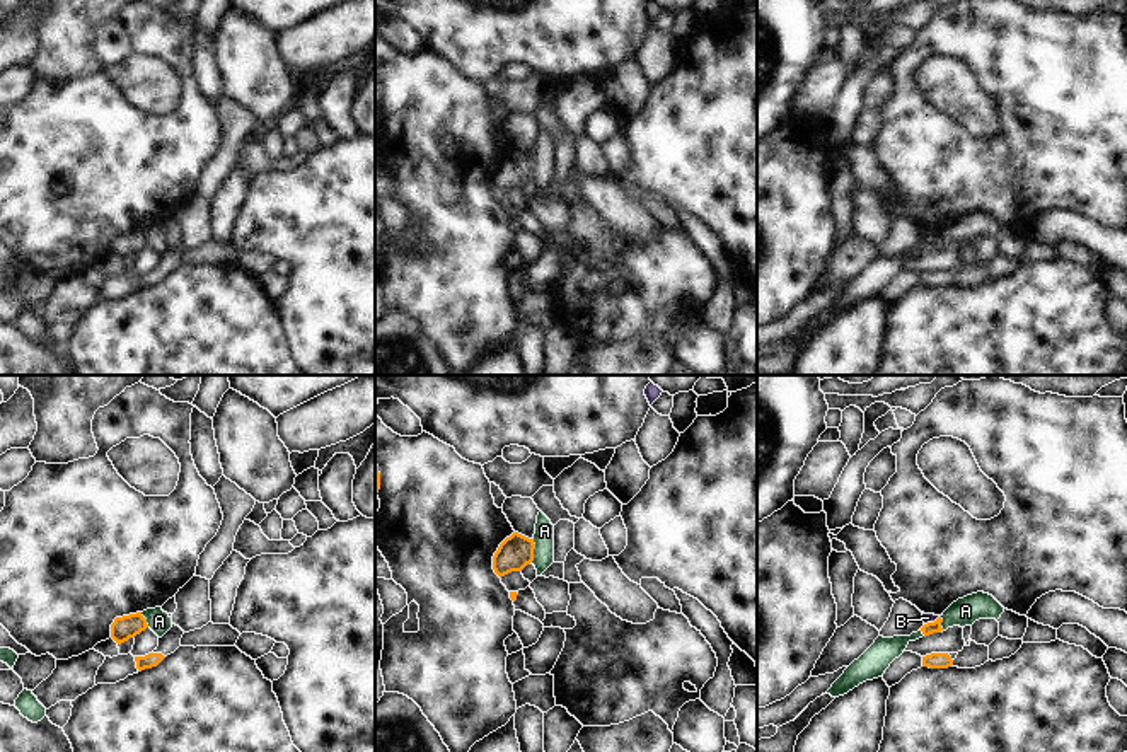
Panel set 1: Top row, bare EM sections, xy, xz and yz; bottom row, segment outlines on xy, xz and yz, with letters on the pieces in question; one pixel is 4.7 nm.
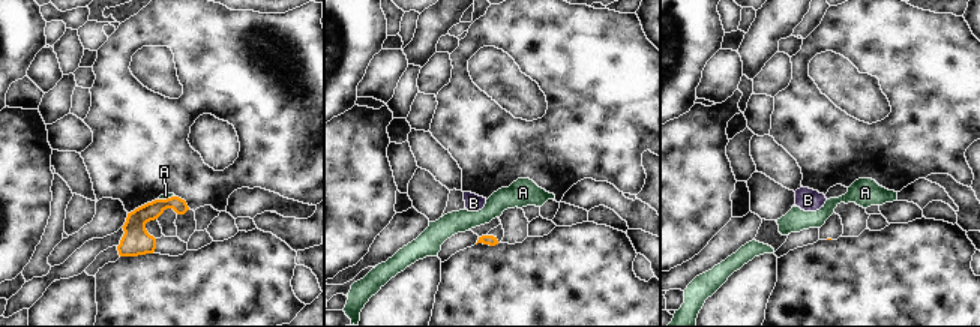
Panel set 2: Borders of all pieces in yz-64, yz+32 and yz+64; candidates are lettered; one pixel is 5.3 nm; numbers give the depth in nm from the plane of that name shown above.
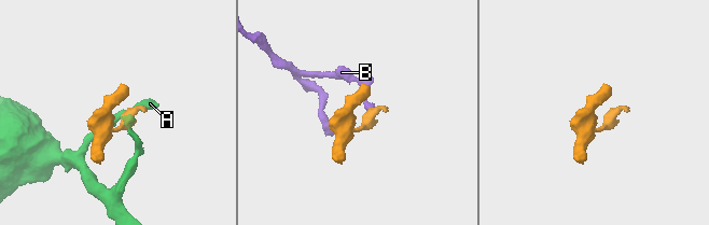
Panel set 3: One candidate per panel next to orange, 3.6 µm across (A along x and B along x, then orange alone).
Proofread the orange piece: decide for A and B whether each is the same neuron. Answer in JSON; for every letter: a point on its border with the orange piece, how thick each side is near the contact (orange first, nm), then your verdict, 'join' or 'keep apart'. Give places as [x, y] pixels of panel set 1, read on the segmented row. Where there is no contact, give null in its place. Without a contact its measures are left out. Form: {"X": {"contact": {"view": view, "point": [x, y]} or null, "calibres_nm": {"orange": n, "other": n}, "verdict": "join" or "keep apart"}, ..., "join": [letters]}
{"A": {"contact": {"view": "xz", "point": [532, 551]}, "calibres_nm": {"orange": 160, "other": 100}, "verdict": "keep apart"}, "B": {"contact": {"view": "yz", "point": [931, 623]}, "calibres_nm": {"orange": 60, "other": 50}, "verdict": "keep apart"}, "join": []}

